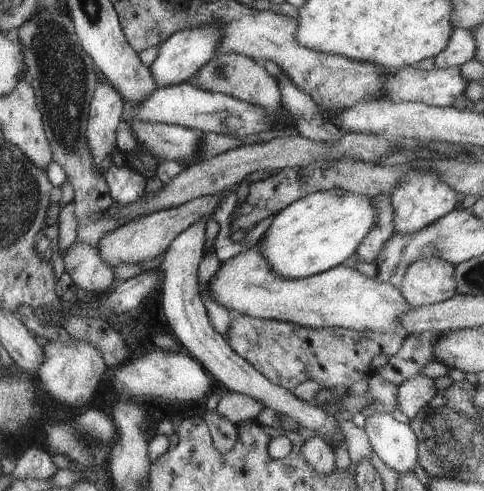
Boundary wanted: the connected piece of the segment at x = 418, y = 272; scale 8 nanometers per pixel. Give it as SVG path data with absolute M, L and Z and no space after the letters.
M429 257L418 259L409 266L398 289L412 307L439 303L448 300L457 293L454 271L455 266L443 260L430 259Z

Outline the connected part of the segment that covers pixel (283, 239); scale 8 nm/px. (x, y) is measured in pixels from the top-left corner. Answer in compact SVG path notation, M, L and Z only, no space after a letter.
M317 192L310 193L308 196L298 199L296 202L287 205L286 208L283 208L273 219L269 228L260 238L258 242L259 251L262 253L262 256L265 258L268 268L271 268L272 271L277 273L280 276L283 276L284 279L303 279L304 277L309 277L312 275L317 275L335 266L342 265L348 260L348 258L353 254L353 252L358 248L360 242L366 233L370 230L370 227L373 223L373 218L377 215L377 206L372 204L372 198L365 197L364 195L355 195L355 194L346 194L346 196L336 196L334 194L329 194L326 192Z

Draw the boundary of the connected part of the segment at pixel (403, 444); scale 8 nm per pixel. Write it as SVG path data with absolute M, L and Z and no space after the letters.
M375 412L366 418L364 430L373 451L399 475L418 464L418 439L408 423L397 421L389 412Z

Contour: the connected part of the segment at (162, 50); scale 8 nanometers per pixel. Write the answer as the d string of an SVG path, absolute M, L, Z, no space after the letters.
M203 25L194 29L184 29L169 36L159 44L158 55L152 65L149 66L151 75L159 88L188 82L195 72L202 68L214 55L218 54L217 44L221 41L221 25Z

